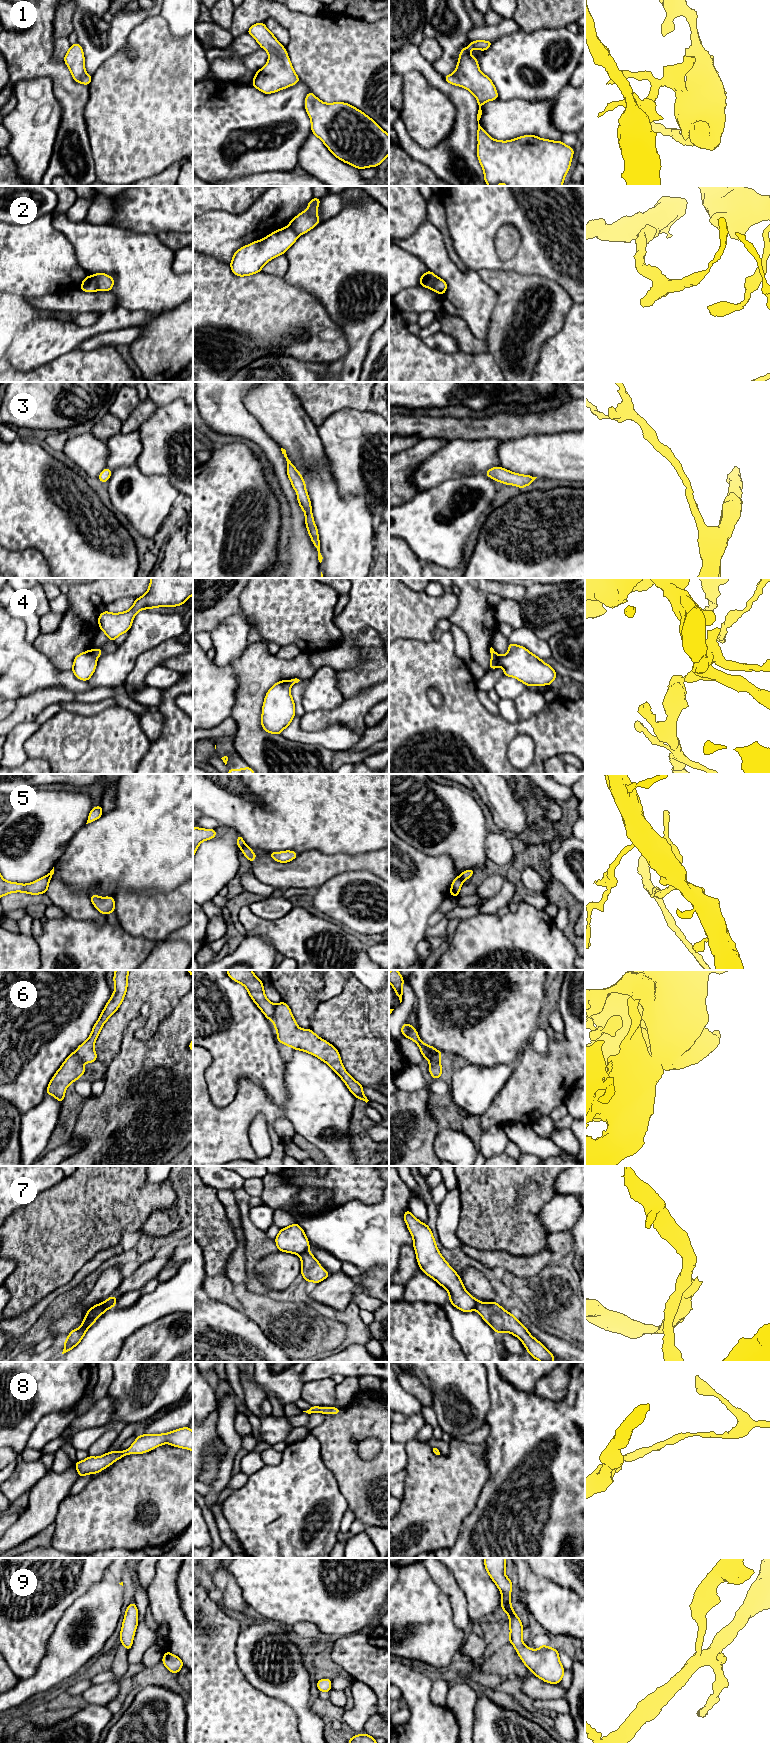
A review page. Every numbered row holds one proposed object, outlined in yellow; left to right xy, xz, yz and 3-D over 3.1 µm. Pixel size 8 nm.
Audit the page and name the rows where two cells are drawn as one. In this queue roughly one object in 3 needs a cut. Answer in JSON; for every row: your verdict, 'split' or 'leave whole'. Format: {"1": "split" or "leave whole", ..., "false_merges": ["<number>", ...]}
{"1": "leave whole", "2": "split", "3": "leave whole", "4": "split", "5": "split", "6": "leave whole", "7": "split", "8": "leave whole", "9": "leave whole", "false_merges": ["2", "4", "5", "7"]}

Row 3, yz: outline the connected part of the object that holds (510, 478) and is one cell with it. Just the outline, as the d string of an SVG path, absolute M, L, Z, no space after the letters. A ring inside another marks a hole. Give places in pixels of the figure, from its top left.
M493 467L484 474L497 482L507 485L514 485L522 489L525 486L531 485L537 478L529 475L517 474L501 467Z

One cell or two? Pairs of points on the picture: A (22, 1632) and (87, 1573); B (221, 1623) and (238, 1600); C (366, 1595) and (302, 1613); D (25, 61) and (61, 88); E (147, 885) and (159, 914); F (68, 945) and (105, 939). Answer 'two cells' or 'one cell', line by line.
A: one cell
B: two cells
C: one cell
D: one cell
E: two cells
F: one cell

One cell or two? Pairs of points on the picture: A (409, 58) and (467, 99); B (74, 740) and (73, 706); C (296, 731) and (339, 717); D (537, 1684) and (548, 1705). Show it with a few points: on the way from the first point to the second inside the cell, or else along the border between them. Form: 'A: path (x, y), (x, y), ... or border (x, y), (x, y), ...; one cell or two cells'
A: path (423, 67), (438, 82), (453, 91); one cell
B: border (62, 709), (84, 715), (96, 714); two cells
C: border (326, 727), (312, 731), (304, 731), (301, 728); two cells
D: border (564, 1696), (558, 1699), (535, 1700); two cells

